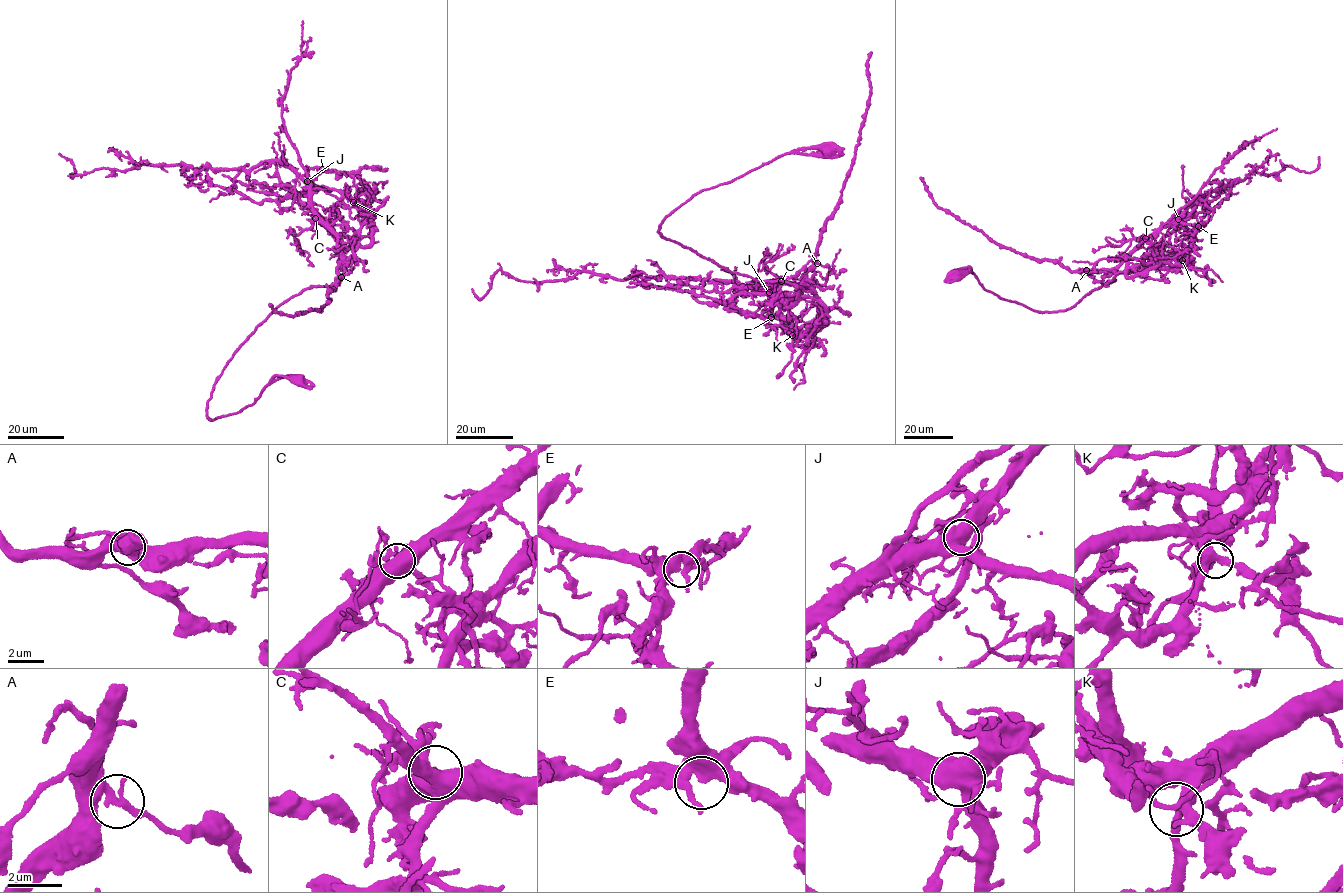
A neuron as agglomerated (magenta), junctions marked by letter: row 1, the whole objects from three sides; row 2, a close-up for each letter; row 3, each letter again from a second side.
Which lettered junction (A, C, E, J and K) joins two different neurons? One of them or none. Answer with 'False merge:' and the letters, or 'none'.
False merge: A

